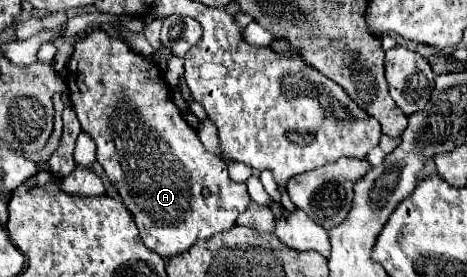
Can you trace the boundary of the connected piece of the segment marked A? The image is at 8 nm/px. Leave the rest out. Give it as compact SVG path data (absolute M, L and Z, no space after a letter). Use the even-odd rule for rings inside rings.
M94 31L94 33L88 35L86 39L76 41L74 53L72 53L72 57L70 57L68 65L66 65L66 81L68 81L68 89L70 89L72 109L74 109L78 121L80 121L80 125L82 125L82 131L88 133L88 135L94 139L94 143L96 143L96 161L98 161L98 163L102 165L102 169L106 171L110 183L118 189L118 193L120 193L120 197L122 197L122 203L124 203L126 209L132 213L134 223L136 223L136 227L138 227L138 231L140 231L140 237L142 237L144 245L146 245L150 251L158 253L162 259L170 259L170 257L174 257L174 255L180 255L180 253L188 251L196 241L206 241L206 239L210 239L214 233L228 231L228 229L236 223L236 217L248 209L248 205L250 205L250 195L248 195L248 191L246 191L246 185L234 183L234 181L228 177L228 167L226 167L226 163L224 163L222 159L218 159L214 153L208 153L208 151L204 149L204 145L200 143L196 131L188 127L188 123L182 119L180 111L178 111L176 105L172 103L172 99L170 99L170 89L168 89L168 85L166 85L164 79L162 79L162 71L156 67L156 63L154 63L152 59L146 59L146 57L134 53L124 41L112 39L112 37L108 37L104 31ZM204 187L210 189L210 197L204 197L204 195L202 195L202 189L204 189Z

